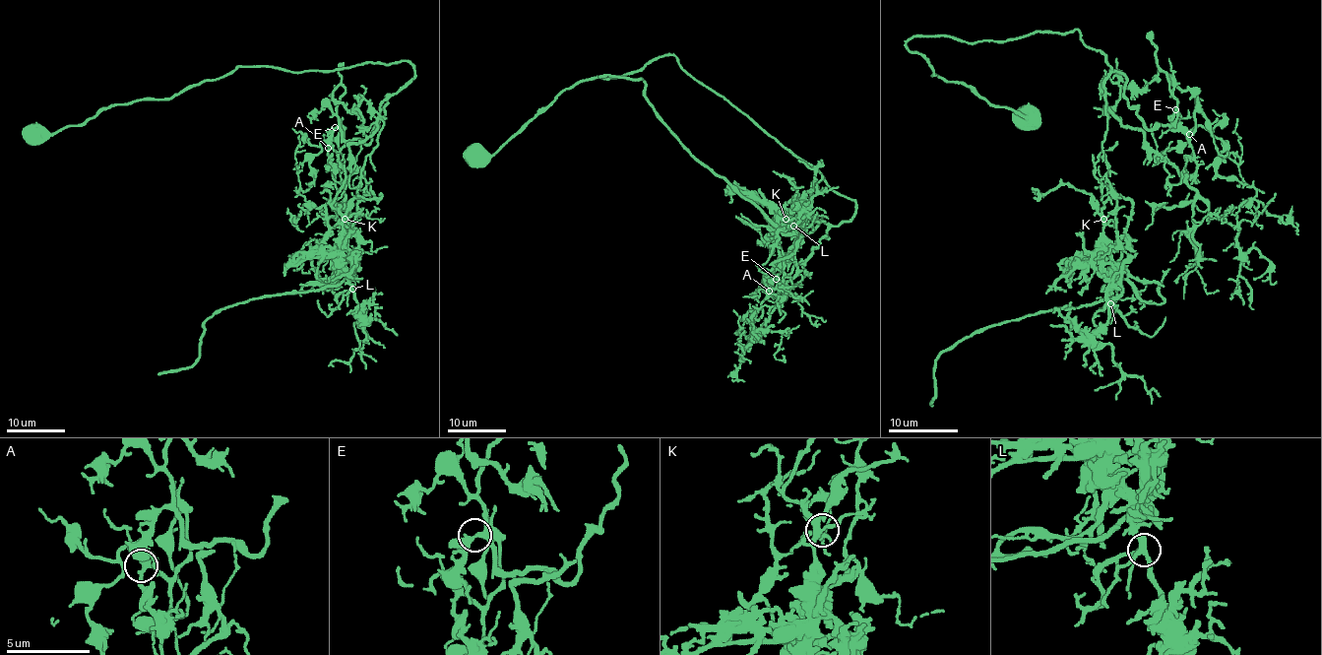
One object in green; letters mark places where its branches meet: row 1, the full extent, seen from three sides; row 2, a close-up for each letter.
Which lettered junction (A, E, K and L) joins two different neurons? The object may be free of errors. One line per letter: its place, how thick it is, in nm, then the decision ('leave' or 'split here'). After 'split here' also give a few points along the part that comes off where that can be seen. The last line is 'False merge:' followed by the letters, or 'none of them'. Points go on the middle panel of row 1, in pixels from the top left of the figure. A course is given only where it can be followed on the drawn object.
A: (769, 291) | 320 nm | leave
E: (776, 279) | 280 nm | leave
K: (786, 219) | 340 nm | split here | (786, 220), (776, 229), (756, 206), (695, 157), (645, 96), (641, 79), (598, 77)
L: (793, 226) | 320 nm | leave
False merge: K

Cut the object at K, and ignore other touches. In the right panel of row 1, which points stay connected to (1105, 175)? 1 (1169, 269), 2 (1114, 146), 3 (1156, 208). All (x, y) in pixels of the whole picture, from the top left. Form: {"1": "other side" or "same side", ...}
{"1": "other side", "2": "other side", "3": "same side"}

